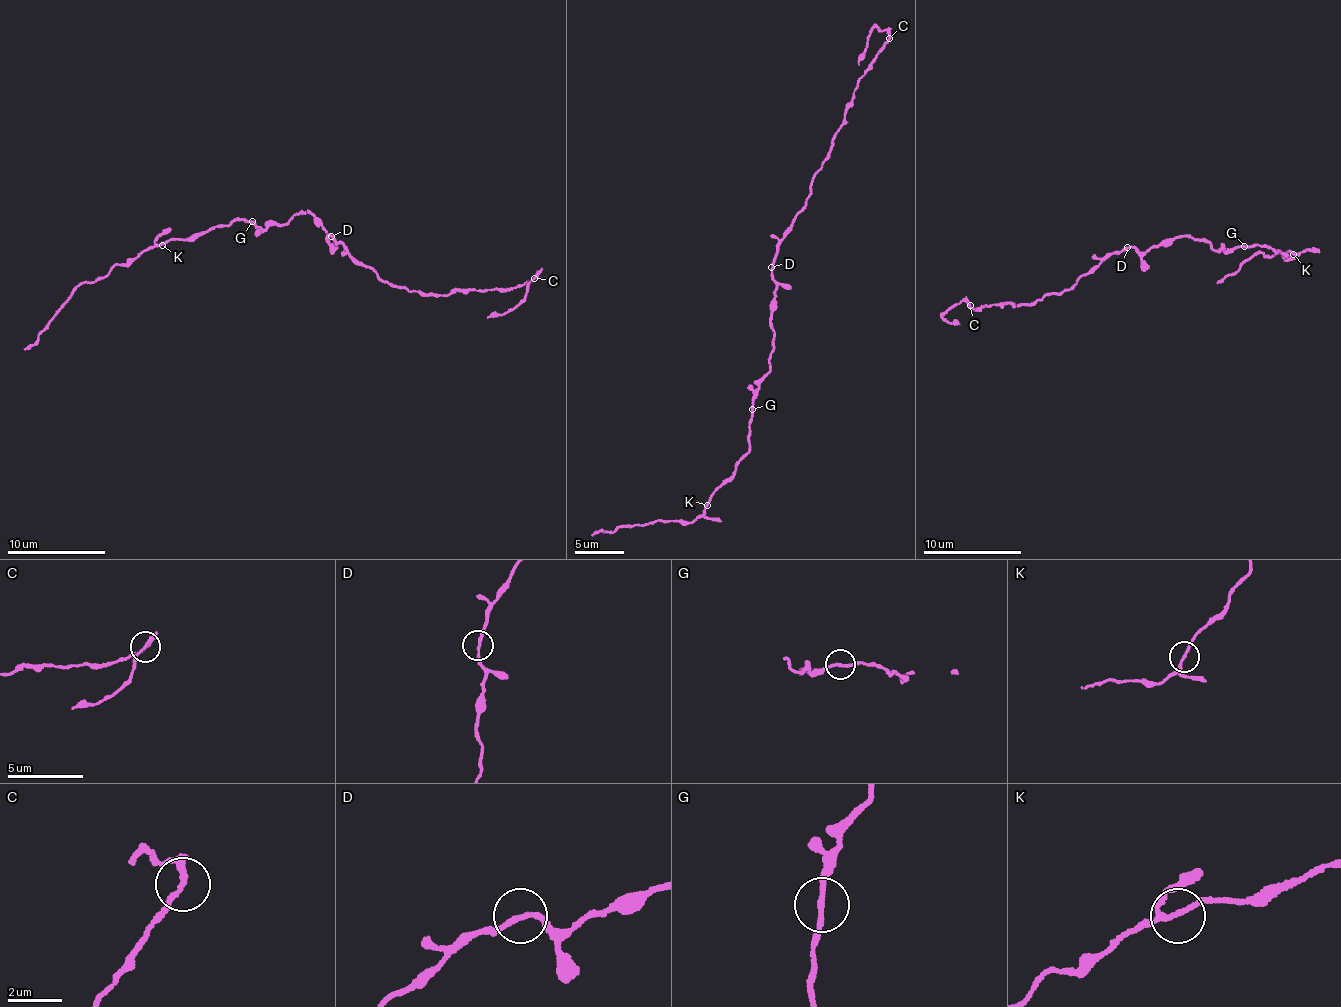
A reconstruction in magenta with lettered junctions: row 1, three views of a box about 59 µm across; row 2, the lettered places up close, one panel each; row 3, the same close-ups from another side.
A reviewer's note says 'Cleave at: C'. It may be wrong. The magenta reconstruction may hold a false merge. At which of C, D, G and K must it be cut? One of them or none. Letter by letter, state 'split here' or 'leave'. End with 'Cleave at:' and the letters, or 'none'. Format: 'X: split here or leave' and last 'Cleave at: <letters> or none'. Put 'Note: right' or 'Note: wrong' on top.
Note: right
C: split here
D: leave
G: leave
K: leave
Cleave at: C

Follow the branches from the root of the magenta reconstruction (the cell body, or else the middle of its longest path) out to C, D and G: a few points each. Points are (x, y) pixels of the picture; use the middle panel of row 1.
C: (770, 312), (776, 285), (771, 262), (777, 242), (805, 206), (810, 182), (840, 128), (855, 86), (888, 39)
D: (770, 312), (776, 285), (771, 267)
G: (770, 312), (774, 337), (770, 369), (755, 390), (752, 409)

